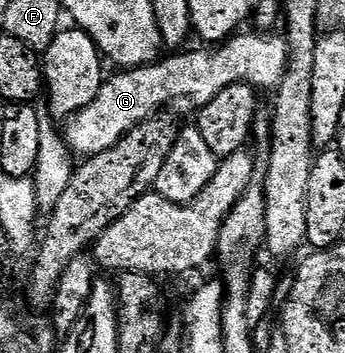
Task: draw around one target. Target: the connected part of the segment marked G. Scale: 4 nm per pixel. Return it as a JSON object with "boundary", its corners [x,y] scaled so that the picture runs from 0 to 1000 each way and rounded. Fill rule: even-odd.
{"boundary":[[[713,91],[681,96],[655,119],[612,136],[620,139],[614,144],[522,144],[435,184],[359,195],[330,218],[316,215],[278,280],[194,340],[186,388],[203,422],[238,445],[319,425],[394,357],[455,329],[475,297],[516,280],[554,280],[568,292],[565,300],[583,303],[612,289],[652,246],[690,232],[730,238],[762,255],[783,246],[800,252],[829,221],[838,195],[841,119],[826,102],[800,102],[800,93],[748,99]]]}

